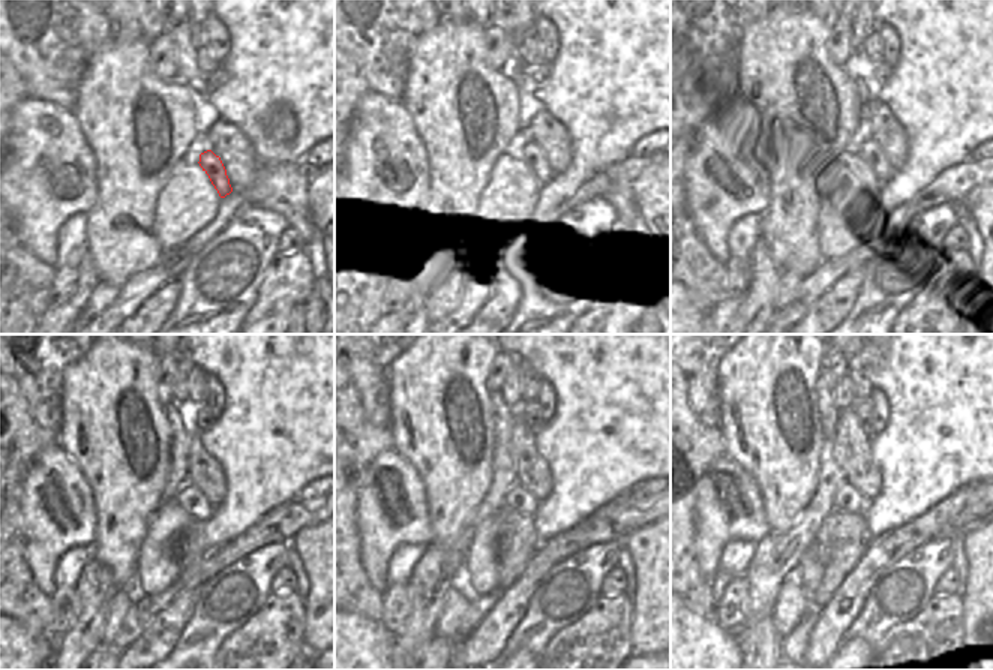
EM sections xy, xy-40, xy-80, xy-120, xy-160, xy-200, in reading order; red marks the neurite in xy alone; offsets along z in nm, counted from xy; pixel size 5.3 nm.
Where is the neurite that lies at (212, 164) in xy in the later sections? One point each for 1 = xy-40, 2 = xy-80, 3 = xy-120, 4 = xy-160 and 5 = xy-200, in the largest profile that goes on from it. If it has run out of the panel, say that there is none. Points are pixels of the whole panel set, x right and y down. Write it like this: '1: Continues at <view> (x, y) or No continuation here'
1: Continues at xy-40 (531, 153)
2: Continues at xy-80 (866, 159)
3: Continues at xy-120 (189, 498)
4: Continues at xy-160 (518, 499)
5: Continues at xy-200 (848, 499).

